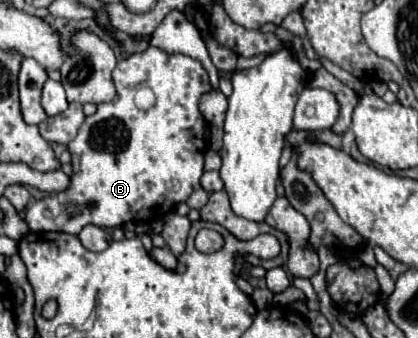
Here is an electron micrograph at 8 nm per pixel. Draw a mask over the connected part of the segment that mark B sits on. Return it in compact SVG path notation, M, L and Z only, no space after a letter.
M156 47L118 61L114 69L116 101L100 103L98 111L84 119L78 135L68 143L72 153L70 187L38 199L24 213L30 231L64 231L78 235L86 225L102 229L124 223L152 223L184 203L200 187L204 153L208 151L208 129L200 111L200 99L210 91L210 79L198 59L168 55Z

